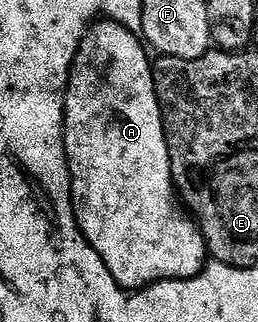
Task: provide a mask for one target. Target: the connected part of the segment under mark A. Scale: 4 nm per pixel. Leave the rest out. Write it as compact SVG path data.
M99 19L87 28L78 47L74 65L70 68L70 80L66 83L64 135L66 159L70 162L70 195L74 202L74 219L78 222L78 229L82 231L83 238L90 243L92 250L96 250L96 254L100 254L104 266L108 266L114 281L127 290L141 290L150 287L151 284L159 284L162 280L191 280L193 276L200 275L208 263L202 233L176 199L174 179L169 166L168 142L165 140L164 122L161 120L161 106L157 101L156 86L153 82L152 60L151 57L146 57L146 52L148 53L147 45L140 39L139 33L128 30L115 20Z

